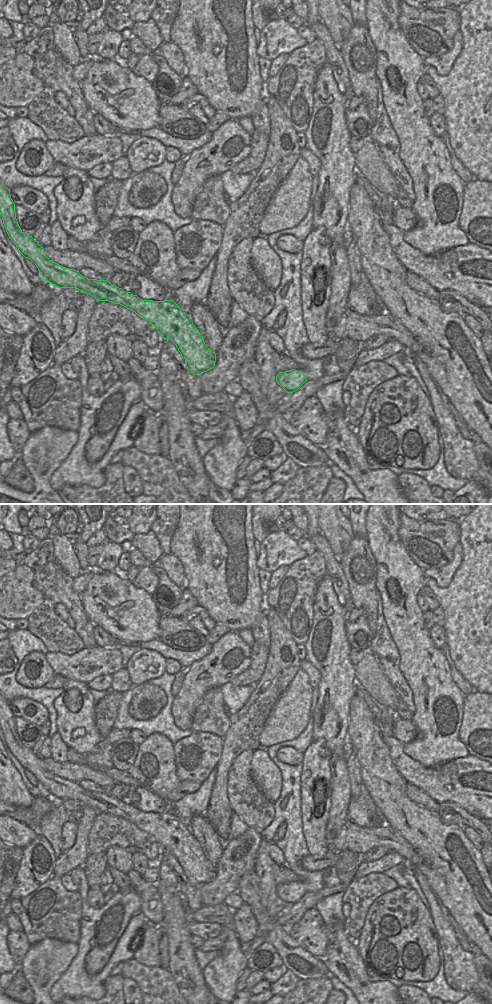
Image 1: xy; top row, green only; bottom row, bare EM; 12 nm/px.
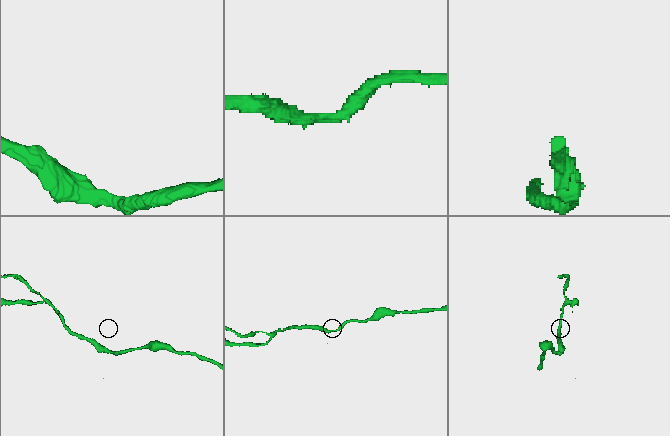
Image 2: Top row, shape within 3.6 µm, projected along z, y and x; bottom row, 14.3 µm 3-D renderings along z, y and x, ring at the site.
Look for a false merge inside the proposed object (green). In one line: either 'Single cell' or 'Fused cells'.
Fused cells.

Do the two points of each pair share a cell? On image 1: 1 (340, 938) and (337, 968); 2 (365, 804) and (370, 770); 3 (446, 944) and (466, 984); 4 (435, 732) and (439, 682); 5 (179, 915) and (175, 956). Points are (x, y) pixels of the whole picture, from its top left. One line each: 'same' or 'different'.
1: different
2: different
3: same
4: same
5: same

